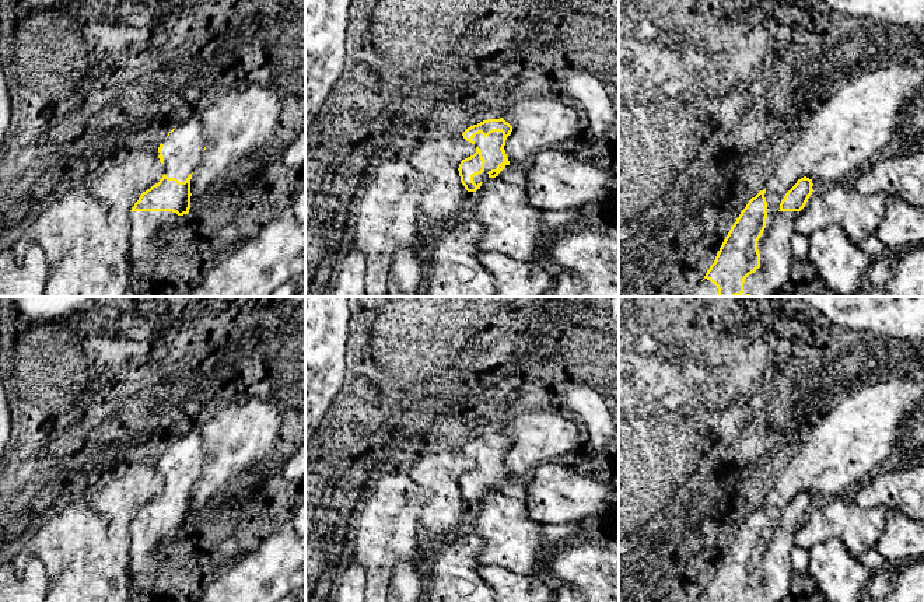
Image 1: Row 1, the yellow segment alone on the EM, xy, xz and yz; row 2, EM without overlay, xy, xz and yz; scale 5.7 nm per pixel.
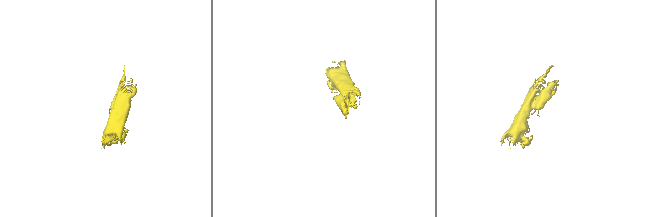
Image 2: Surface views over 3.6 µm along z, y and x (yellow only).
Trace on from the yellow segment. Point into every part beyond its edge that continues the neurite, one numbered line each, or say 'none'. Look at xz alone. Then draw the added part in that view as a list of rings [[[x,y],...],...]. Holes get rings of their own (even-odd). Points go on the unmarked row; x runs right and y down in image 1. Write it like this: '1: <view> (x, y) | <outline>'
1: xz (490, 459) | [[[493,445],[487,451],[479,447],[472,454],[475,455],[475,459],[482,463],[482,470],[486,473],[484,484],[473,490],[473,496],[477,498],[489,493],[487,486],[496,483],[497,479],[503,476],[503,468],[500,465],[500,461],[503,458],[503,447]]]

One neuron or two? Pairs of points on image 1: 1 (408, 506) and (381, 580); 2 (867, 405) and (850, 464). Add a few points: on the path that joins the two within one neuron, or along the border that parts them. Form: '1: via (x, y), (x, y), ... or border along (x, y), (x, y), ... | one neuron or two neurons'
1: via (389, 524), (382, 538), (382, 562) | one neuron
2: via (867, 419), (863, 429), (849, 443), (849, 450) | one neuron

